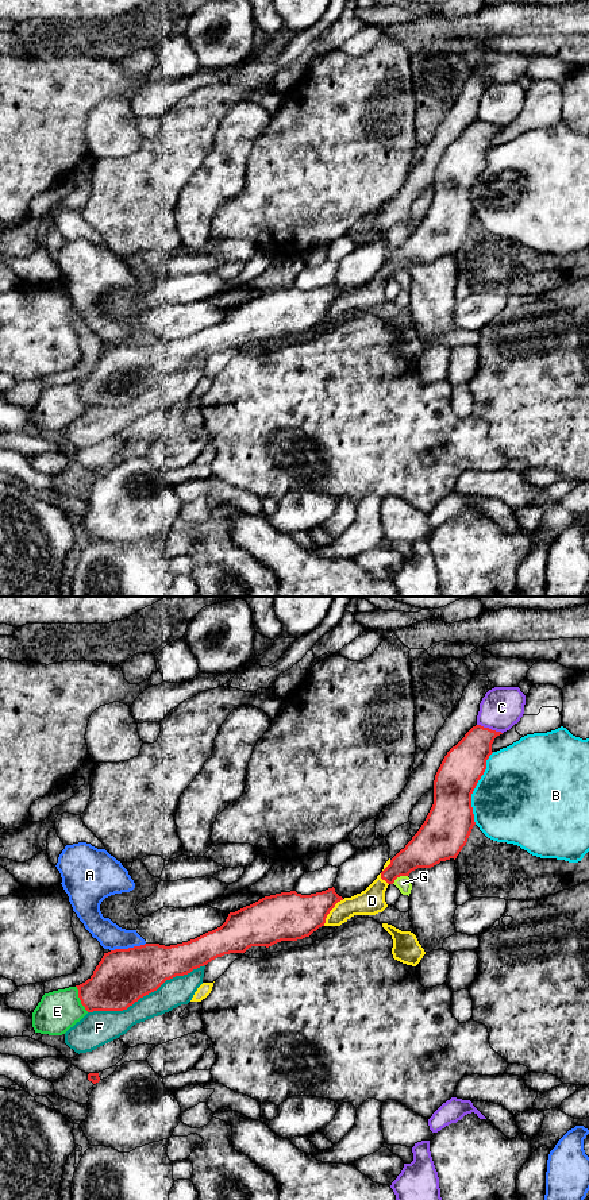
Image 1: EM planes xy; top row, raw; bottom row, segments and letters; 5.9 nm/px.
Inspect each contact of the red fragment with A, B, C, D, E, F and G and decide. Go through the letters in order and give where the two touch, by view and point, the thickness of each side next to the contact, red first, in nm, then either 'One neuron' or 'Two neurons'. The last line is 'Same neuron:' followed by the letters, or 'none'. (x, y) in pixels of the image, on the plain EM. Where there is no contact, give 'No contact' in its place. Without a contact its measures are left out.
A: Touches red at xy (129, 343). Thickness 320 nm (red) against 150 nm. Two neurons
B: Touches red at xy (474, 182). Thickness 280 nm (red) against 480 nm. Two neurons
C: Touches red at xy (488, 123). Thickness 240 nm (red) against 240 nm. Two neurons
D: Touches red at xy (330, 305). Thickness 280 nm (red) against 160 nm. Two neurons
E: Touches red at xy (80, 394). Thickness 320 nm (red) against 240 nm. Two neurons
F: Touches red at xy (146, 389). Thickness 320 nm (red) against 170 nm. Two neurons
G: Touches red at xy (399, 271). Thickness 220 nm (red) against 90 nm. Two neurons
Same neuron: none

